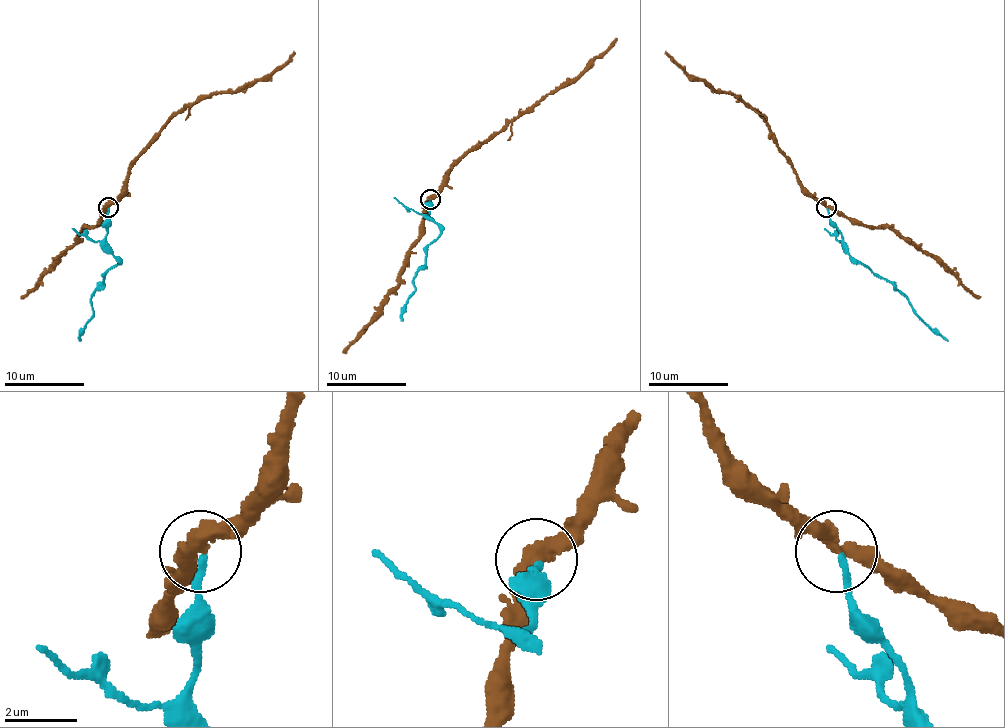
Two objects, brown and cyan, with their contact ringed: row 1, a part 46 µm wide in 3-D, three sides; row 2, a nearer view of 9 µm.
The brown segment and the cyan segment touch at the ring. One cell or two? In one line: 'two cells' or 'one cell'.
two cells

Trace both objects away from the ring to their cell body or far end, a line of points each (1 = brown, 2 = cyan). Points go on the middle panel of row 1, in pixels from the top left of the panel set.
1: (430, 200), (456, 163), (549, 93), (569, 85), (615, 37)
2: (430, 200), (428, 216), (440, 234), (412, 280), (414, 292), (400, 320)

